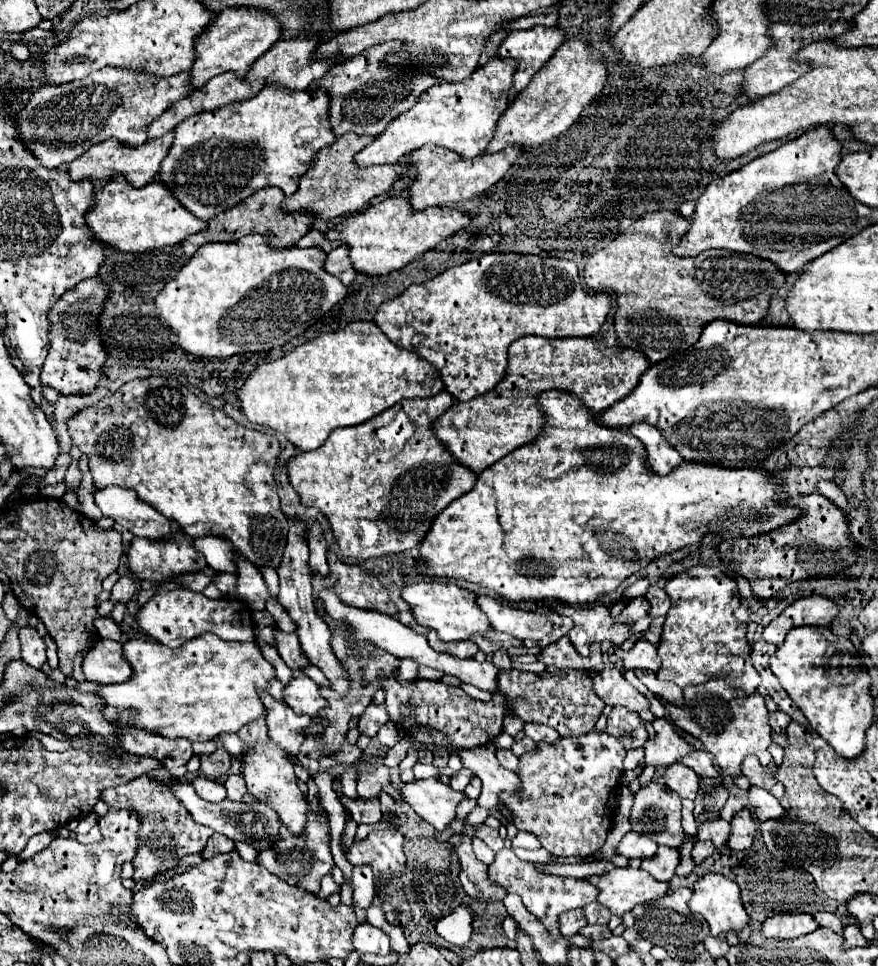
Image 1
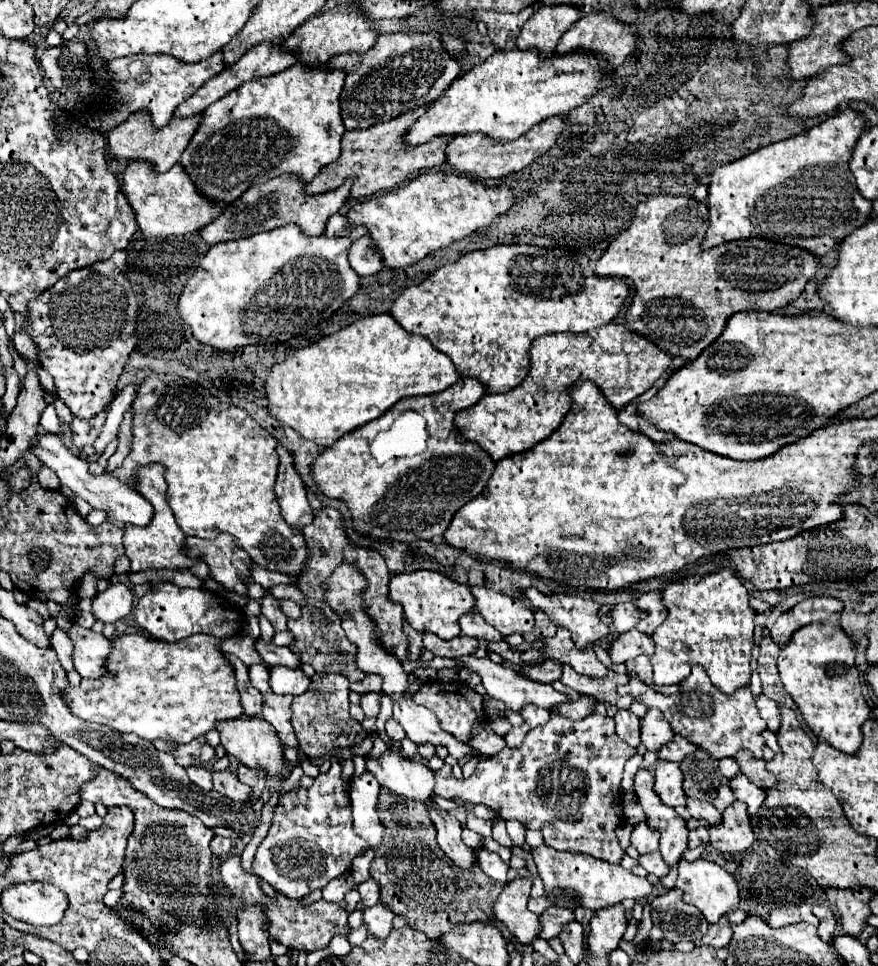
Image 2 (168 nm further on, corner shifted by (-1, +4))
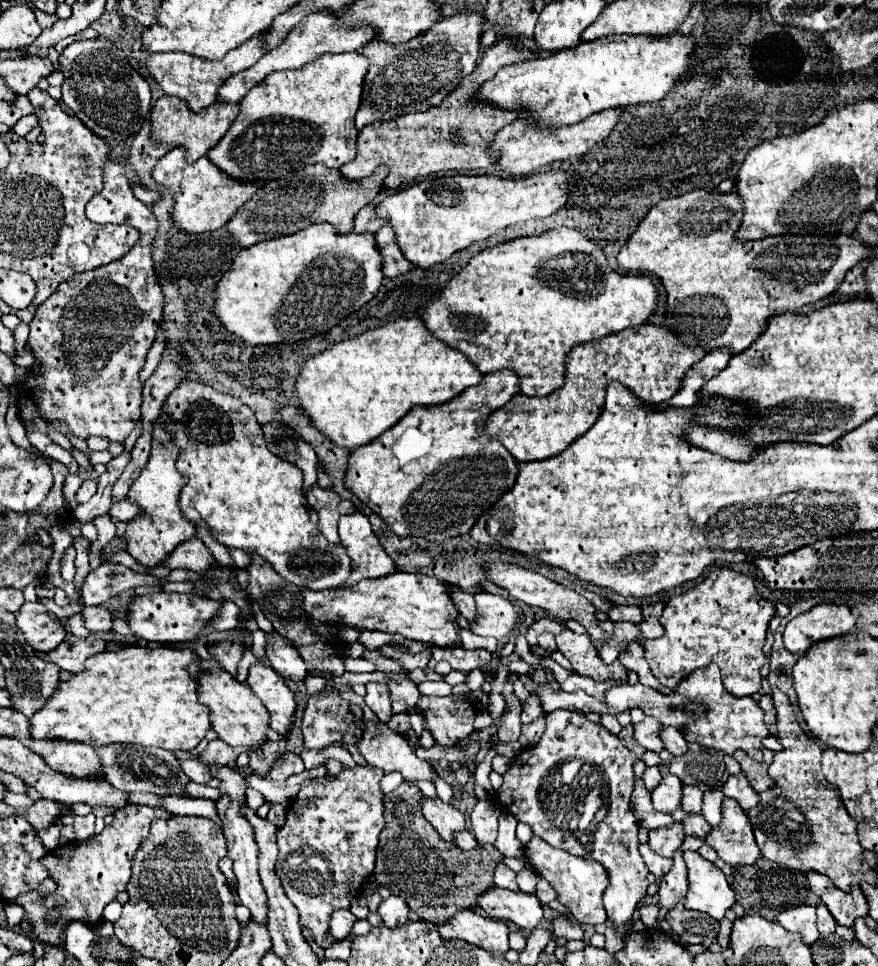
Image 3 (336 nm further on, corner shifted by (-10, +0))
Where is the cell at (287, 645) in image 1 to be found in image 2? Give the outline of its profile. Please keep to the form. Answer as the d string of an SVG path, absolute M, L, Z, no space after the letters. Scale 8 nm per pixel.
M265 590L265 596L261 598L261 614L273 624L276 631L287 631L288 617L281 612L279 600L273 598L273 594L269 590Z

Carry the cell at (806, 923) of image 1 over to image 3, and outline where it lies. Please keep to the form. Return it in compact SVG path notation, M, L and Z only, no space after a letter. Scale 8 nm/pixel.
M802 904L790 910L784 910L776 916L788 932L798 932L806 942L816 942L820 932L816 928L816 904Z

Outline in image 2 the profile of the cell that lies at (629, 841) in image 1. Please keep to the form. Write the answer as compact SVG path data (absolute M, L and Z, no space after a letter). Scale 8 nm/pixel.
M645 822L637 824L631 834L631 844L639 850L639 854L655 852L659 848L659 832L651 830Z

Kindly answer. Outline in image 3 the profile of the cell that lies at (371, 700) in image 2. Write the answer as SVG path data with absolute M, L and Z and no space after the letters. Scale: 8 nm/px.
M368 682L366 684L366 704L368 708L382 720L388 722L392 716L392 708L390 708L390 694L386 690L386 684L382 682Z

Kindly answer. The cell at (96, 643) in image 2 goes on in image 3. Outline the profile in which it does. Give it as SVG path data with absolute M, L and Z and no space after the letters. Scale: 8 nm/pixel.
M90 634L86 640L70 636L54 652L40 654L40 656L44 656L46 660L52 660L62 670L78 674L80 670L84 670L86 658L90 658L92 654L104 652L104 650L106 650L106 642L102 638L96 638L94 634Z

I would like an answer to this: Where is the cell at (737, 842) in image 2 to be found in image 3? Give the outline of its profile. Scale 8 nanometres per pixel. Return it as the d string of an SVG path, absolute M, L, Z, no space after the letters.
M726 798L722 804L722 822L714 826L706 836L706 844L710 844L720 860L730 866L754 864L760 858L760 848L756 846L752 824L740 804L732 798Z

